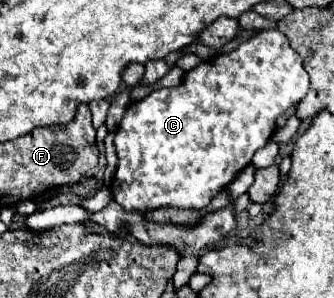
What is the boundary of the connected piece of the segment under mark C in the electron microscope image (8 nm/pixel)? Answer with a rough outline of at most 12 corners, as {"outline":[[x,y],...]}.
{"outline":[[277,28],[129,104],[109,186],[205,208],[309,90]]}

